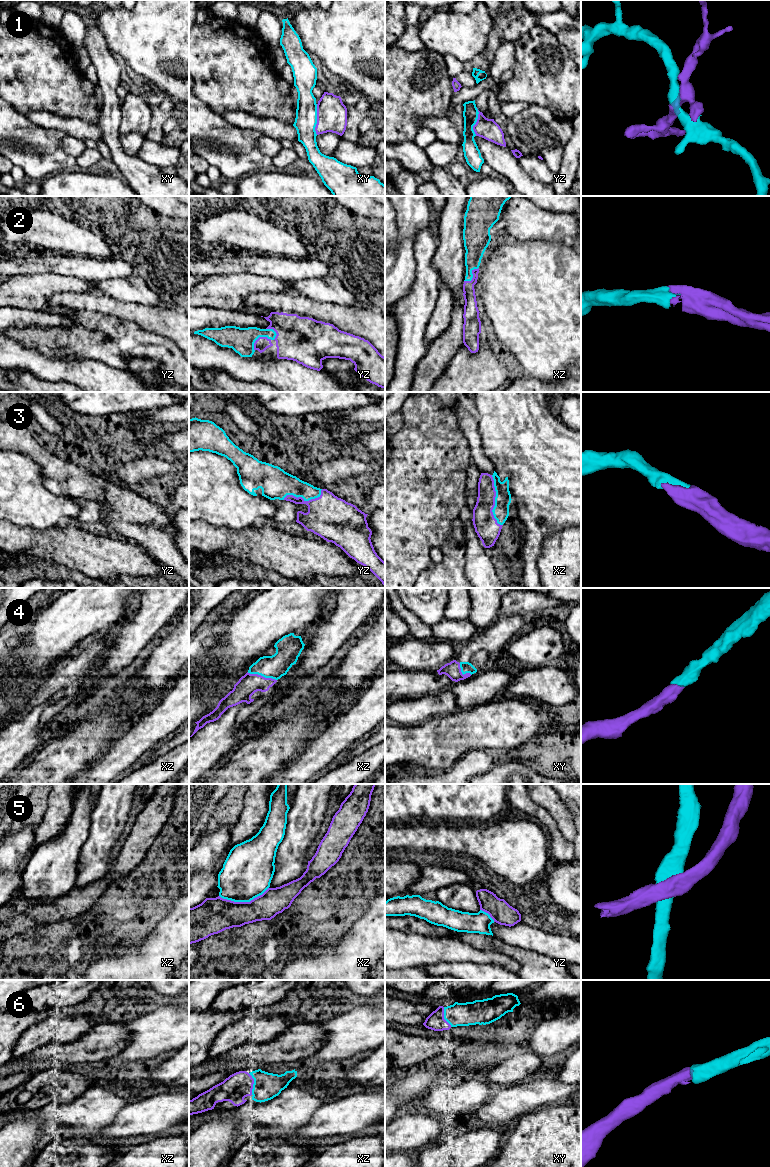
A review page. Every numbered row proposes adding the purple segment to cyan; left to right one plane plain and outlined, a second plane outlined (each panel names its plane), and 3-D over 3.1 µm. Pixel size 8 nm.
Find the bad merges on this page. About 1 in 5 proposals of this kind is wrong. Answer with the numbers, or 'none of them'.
1, 5

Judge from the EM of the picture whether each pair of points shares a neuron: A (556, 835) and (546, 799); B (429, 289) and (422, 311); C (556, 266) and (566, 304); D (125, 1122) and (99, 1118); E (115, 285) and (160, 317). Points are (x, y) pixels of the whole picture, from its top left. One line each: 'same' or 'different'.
A: different
B: same
C: same
D: different
E: same

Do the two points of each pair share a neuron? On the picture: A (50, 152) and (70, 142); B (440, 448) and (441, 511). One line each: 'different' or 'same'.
A: different
B: same

